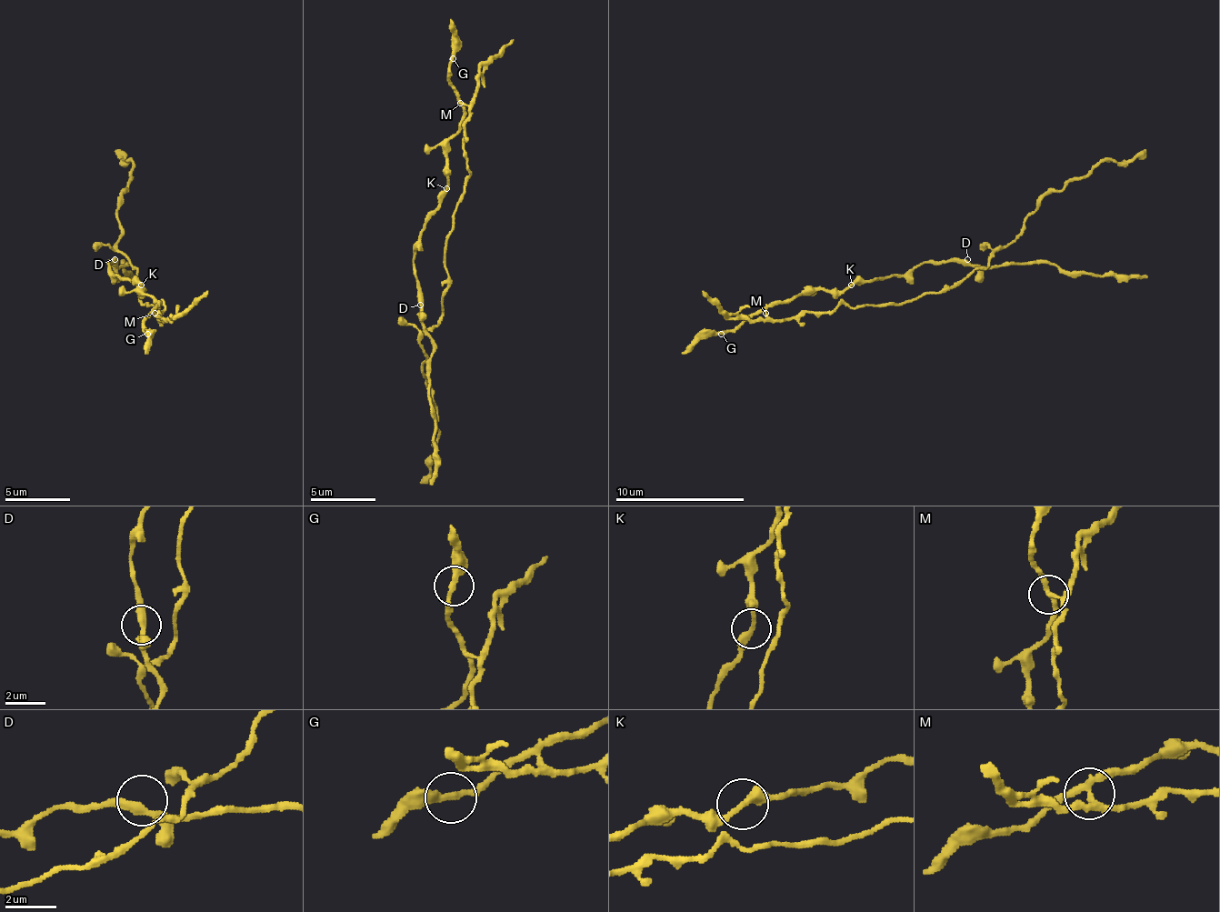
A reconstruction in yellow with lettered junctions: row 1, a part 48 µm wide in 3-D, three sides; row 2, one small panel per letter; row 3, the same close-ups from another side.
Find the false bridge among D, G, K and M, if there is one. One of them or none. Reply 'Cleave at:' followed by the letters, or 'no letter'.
Cleave at: M

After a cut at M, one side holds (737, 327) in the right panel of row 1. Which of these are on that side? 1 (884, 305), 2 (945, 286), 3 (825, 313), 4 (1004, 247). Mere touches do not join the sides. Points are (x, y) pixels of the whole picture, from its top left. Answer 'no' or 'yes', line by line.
1: no
2: no
3: no
4: no

